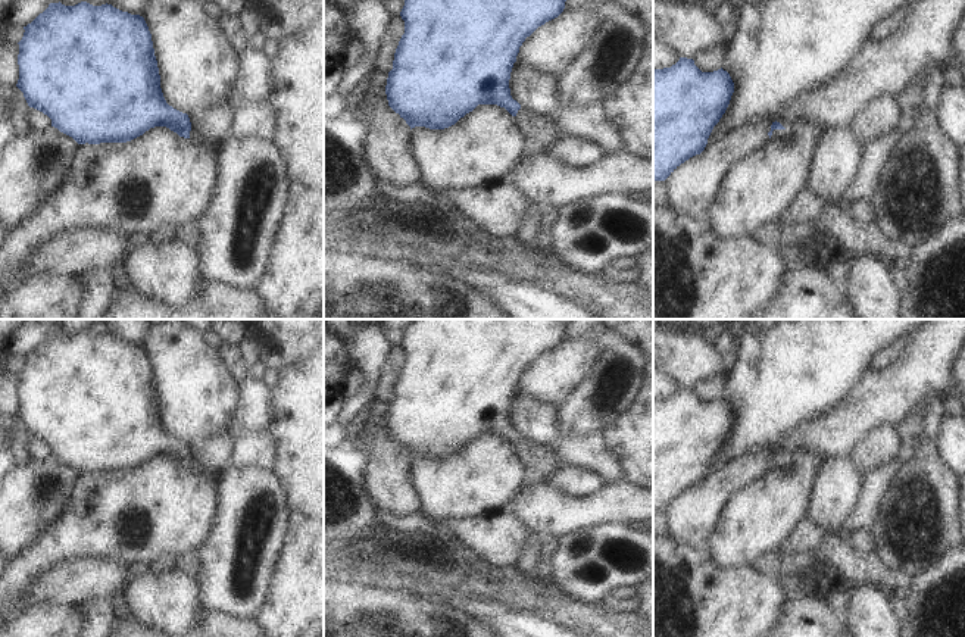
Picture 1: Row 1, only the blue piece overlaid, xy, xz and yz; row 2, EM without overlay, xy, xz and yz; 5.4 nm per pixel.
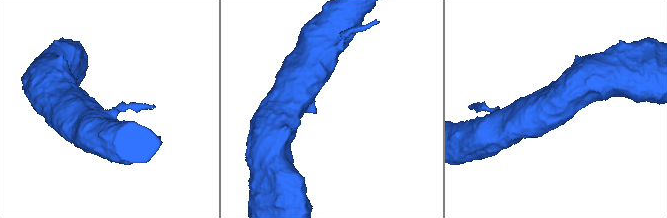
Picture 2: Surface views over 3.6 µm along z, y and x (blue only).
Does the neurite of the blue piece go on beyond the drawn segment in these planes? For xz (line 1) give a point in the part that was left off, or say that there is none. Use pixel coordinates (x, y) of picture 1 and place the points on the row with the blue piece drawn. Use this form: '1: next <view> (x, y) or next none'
1: next xz (539, 131)

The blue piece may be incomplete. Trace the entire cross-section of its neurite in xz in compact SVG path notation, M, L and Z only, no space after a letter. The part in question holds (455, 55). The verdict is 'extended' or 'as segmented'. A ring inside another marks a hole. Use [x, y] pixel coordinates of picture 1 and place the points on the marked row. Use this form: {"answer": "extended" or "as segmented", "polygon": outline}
{"answer": "extended", "polygon": "M405 0L405 6L400 12L402 19L405 21L405 34L402 35L396 49L393 69L388 72L385 85L388 106L406 121L410 129L415 127L444 129L455 125L460 118L472 112L478 104L497 104L519 119L528 144L549 152L553 140L560 137L562 129L550 119L522 109L521 104L510 96L509 79L513 63L516 62L516 56L519 53L519 47L525 38L530 37L538 26L558 18L565 9L565 1L566 0Z"}

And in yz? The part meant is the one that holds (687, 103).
{"answer": "as segmented", "polygon": "M693 59L653 71L653 182L705 150L733 93L727 71L702 72Z"}

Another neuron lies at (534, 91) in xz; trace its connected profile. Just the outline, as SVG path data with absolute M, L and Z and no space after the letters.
M513 63L509 79L510 96L522 109L555 122L558 107L558 78Z

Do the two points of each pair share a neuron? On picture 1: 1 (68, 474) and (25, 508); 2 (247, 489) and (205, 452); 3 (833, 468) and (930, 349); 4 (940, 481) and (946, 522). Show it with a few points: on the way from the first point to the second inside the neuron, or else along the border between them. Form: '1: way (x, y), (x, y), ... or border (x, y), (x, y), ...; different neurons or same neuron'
1: way (61, 487), (49, 502), (38, 502); same neuron
2: border (227, 464), (218, 471); different neurons
3: border (848, 453), (825, 459); different neurons
4: way (940, 492), (940, 512); same neuron

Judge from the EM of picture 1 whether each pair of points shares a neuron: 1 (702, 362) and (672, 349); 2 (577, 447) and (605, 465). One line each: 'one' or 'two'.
1: one
2: one

